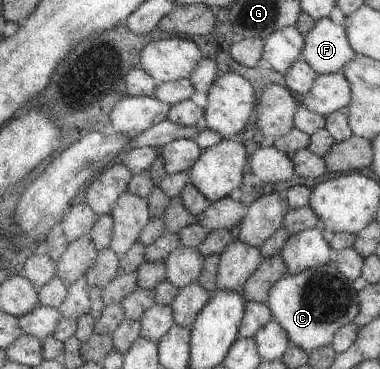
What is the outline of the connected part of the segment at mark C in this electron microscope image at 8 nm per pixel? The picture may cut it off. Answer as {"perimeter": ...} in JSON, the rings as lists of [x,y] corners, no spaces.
{"perimeter":[[[328,261],[321,266],[305,269],[297,274],[288,274],[277,279],[268,290],[265,304],[271,319],[285,332],[290,344],[305,352],[328,346],[334,332],[358,313],[356,291],[351,281]]]}

